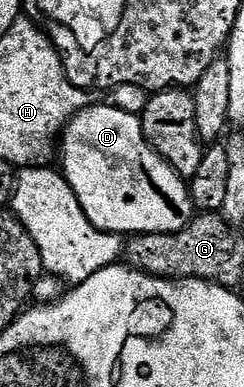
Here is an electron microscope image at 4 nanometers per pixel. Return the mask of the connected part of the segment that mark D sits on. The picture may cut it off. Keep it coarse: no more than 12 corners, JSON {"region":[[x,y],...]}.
{"region":[[134,113],[70,116],[59,171],[91,226],[175,232],[182,174]]}

